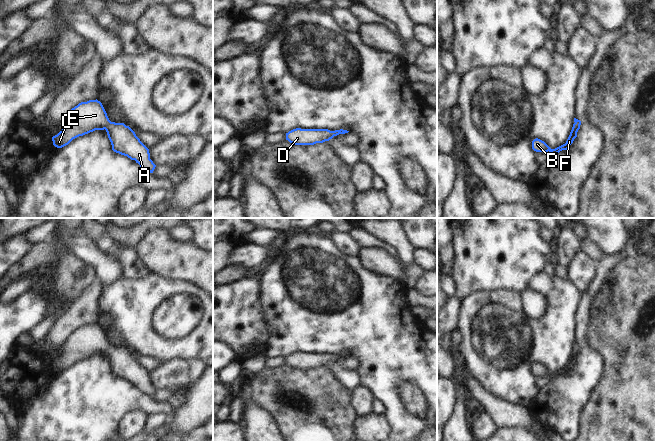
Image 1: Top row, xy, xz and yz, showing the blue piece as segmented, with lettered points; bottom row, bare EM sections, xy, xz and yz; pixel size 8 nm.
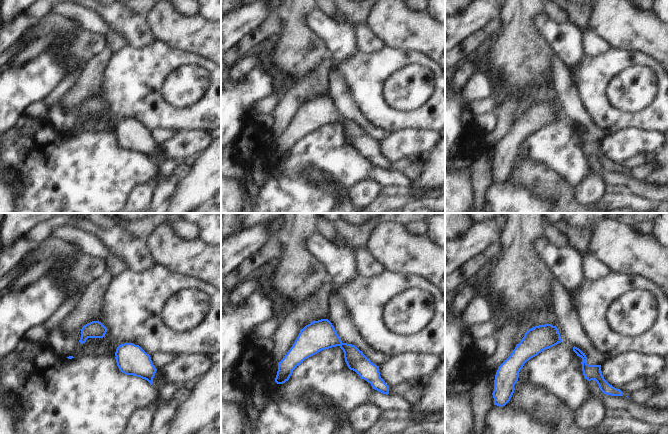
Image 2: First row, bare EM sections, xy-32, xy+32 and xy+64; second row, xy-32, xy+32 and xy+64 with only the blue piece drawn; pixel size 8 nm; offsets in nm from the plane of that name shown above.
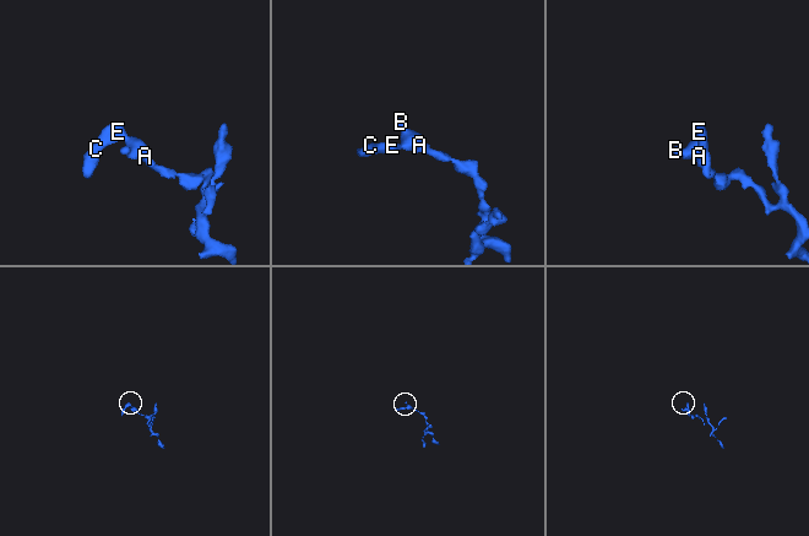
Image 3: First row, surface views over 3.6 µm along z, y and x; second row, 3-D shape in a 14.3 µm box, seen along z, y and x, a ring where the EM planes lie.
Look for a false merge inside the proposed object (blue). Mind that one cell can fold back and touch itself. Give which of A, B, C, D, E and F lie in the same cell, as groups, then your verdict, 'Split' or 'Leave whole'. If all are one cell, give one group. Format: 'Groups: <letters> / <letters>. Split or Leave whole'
Groups: A B C D E F. Leave whole

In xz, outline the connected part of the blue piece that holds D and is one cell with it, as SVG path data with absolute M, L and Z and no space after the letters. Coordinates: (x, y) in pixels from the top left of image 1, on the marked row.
M296 128L286 133L286 140L293 145L314 145L329 141L334 136L348 133L347 130L330 131L328 129L301 129Z

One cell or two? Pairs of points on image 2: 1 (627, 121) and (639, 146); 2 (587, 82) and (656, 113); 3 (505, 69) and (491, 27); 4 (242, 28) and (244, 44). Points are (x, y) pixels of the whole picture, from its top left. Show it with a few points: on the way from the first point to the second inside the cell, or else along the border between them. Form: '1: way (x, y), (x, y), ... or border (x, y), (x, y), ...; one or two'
1: border (653, 130), (622, 129), (611, 134); two
2: way (597, 101), (615, 119), (637, 119); one
3: border (501, 17), (502, 30), (498, 34); two
4: border (261, 23), (231, 48); two

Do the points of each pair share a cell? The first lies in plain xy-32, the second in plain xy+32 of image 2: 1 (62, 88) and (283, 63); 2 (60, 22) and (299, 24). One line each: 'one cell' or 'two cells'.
1: two cells
2: two cells

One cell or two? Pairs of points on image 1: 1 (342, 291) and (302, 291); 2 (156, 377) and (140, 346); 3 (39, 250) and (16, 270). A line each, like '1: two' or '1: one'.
1: one
2: two
3: one

